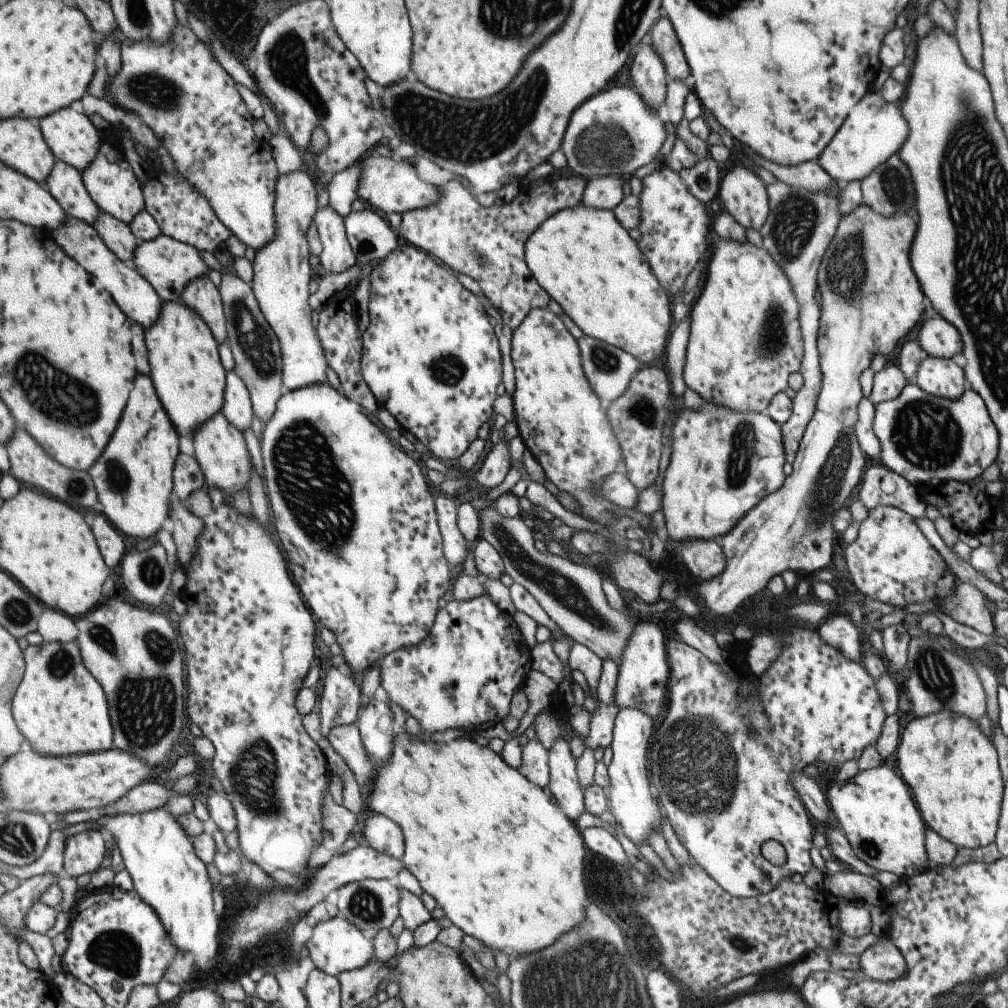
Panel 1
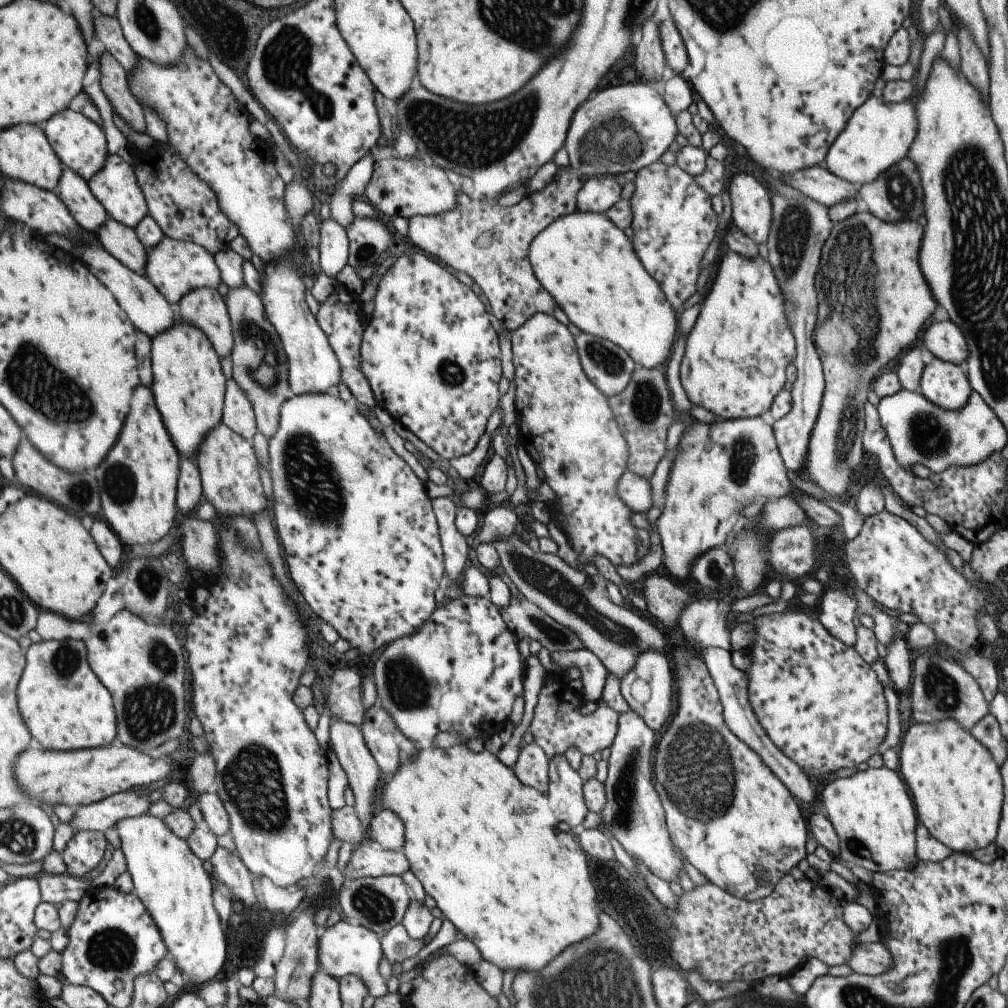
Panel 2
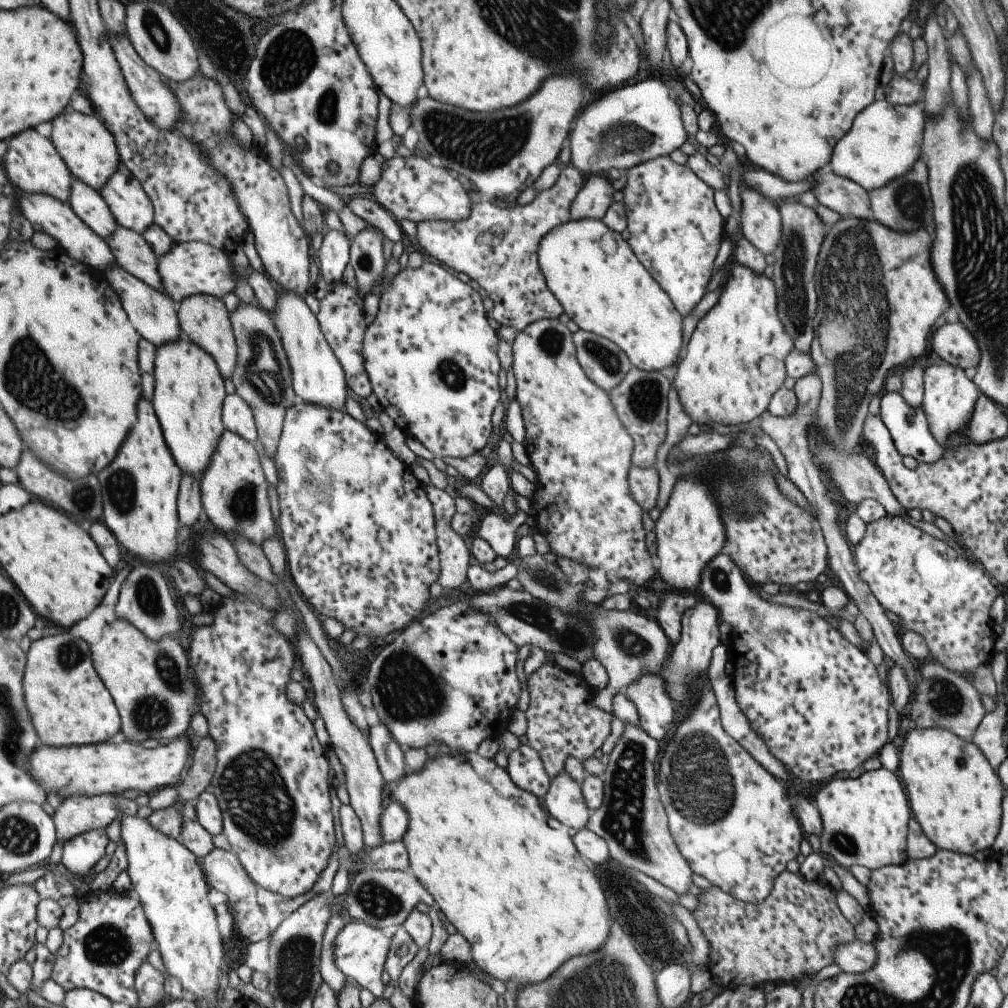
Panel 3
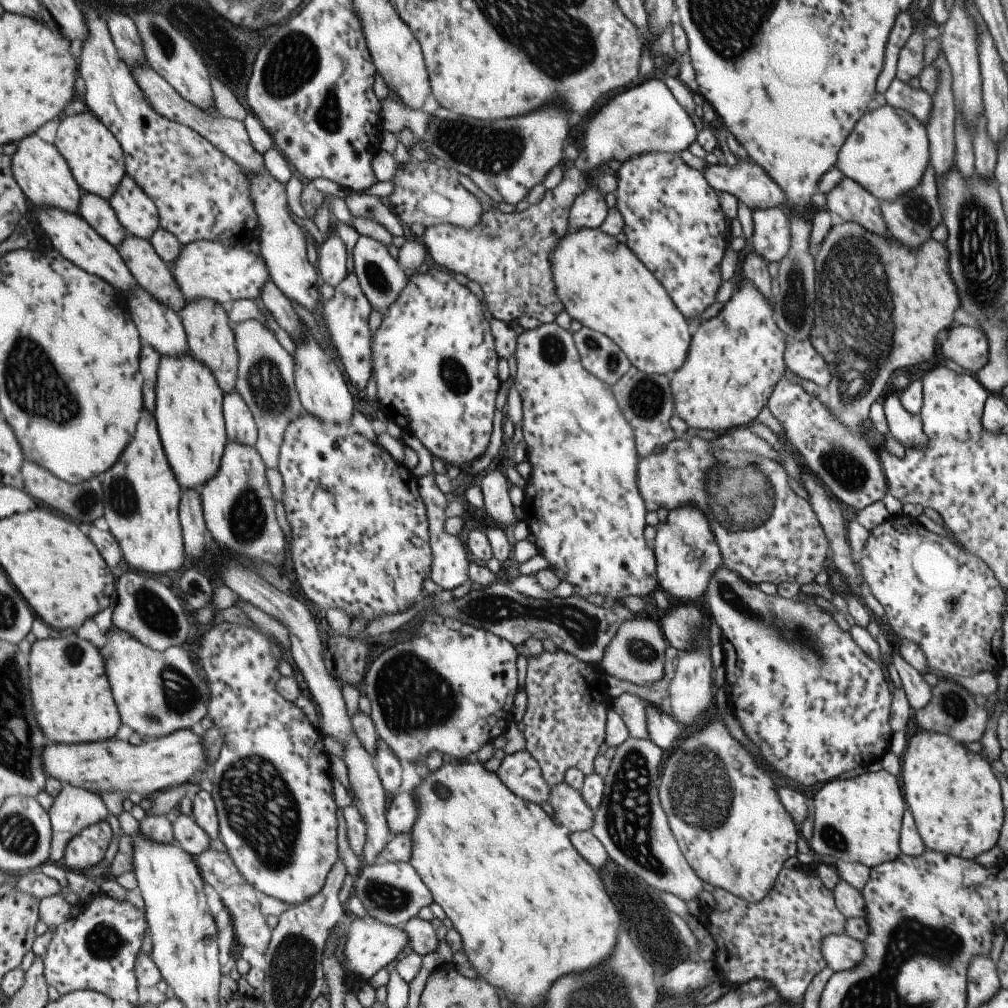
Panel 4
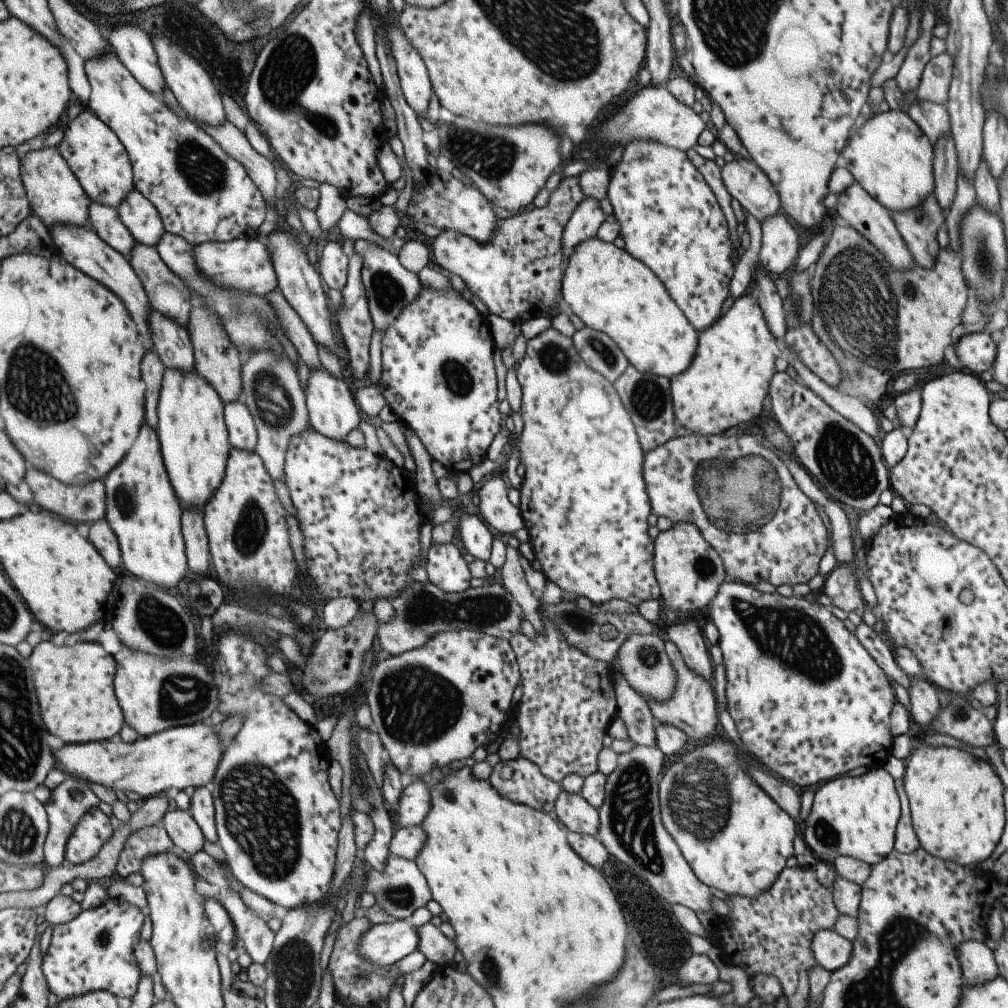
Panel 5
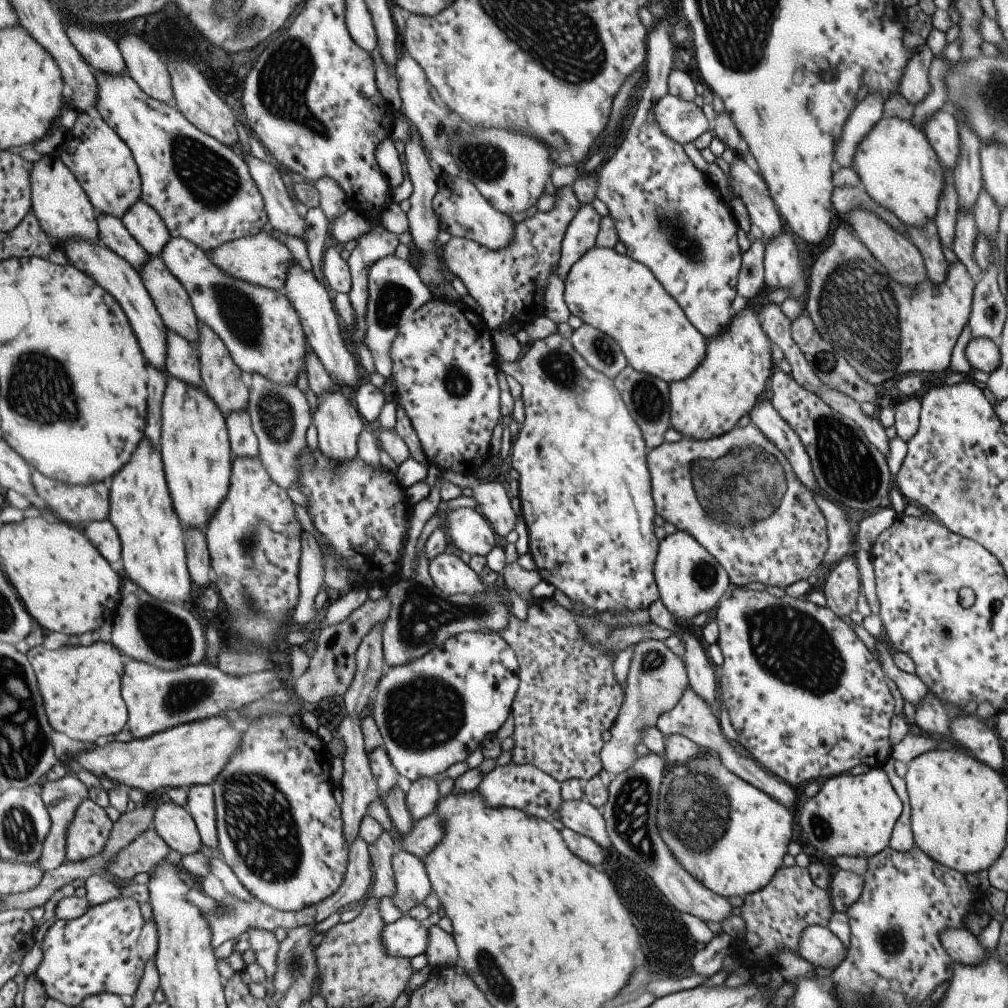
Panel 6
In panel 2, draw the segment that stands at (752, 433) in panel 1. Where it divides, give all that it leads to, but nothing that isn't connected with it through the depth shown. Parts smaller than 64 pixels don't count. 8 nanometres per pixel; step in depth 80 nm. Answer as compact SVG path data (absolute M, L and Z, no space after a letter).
M763 416L747 417L747 418L734 418L734 419L719 419L715 417L713 423L705 424L695 420L692 417L688 417L685 420L685 427L680 436L680 440L676 445L676 453L672 460L669 474L665 485L665 502L661 507L661 513L655 522L655 528L659 533L660 543L662 546L662 563L661 566L665 570L667 578L683 579L687 576L690 564L705 551L710 548L723 546L726 540L729 538L729 534L733 534L736 527L740 527L744 522L742 515L746 507L751 507L753 503L758 499L776 499L780 496L786 495L791 489L793 484L787 478L786 466L781 460L775 439L772 431L771 422L767 422Z

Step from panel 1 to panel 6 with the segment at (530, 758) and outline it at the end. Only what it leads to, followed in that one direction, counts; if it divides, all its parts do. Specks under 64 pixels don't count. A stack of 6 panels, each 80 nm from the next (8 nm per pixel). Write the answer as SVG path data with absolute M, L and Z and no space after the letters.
M529 763L495 765L483 775L478 785L480 797L491 806L513 806L545 820L549 820L557 812L561 801L560 783Z

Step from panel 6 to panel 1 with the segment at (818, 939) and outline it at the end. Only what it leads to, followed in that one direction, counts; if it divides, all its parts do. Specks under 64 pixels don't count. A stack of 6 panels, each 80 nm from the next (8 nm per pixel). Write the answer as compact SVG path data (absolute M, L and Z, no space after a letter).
M879 938L858 956L859 972L872 980L897 980L905 974L905 960L888 938Z

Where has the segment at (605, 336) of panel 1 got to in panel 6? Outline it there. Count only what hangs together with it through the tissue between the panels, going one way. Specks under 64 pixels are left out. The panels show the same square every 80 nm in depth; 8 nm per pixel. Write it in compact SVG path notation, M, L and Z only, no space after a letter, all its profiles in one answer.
M589 247L566 272L563 298L567 310L582 324L610 336L623 352L627 364L637 372L650 374L667 384L685 378L703 358L704 336L689 322L681 307L664 291L653 273L640 262L619 254L613 248Z

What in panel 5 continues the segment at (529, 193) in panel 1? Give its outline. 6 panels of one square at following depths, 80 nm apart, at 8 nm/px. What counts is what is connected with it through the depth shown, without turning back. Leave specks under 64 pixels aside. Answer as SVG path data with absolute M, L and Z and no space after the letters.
M578 177L561 178L543 207L531 206L497 221L494 233L485 242L477 242L456 230L441 229L431 240L431 259L457 274L485 304L489 314L515 324L539 316L551 320L549 309L562 305L562 232L569 215L584 197L577 180Z

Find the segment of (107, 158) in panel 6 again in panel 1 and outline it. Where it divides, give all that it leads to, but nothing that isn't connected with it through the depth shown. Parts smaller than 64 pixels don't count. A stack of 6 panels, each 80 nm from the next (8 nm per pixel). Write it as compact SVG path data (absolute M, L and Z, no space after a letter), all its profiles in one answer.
M67 107L51 114L47 118L40 120L41 131L44 132L45 139L48 140L49 147L52 148L56 158L75 166L77 170L85 172L93 166L101 152L101 134L88 116L77 112L75 108Z

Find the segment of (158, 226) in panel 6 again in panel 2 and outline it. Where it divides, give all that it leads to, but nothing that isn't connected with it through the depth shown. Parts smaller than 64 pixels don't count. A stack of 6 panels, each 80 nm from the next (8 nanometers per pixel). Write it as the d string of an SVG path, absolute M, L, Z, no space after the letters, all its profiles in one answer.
M108 154L105 166L88 183L93 194L104 204L109 216L125 223L125 226L135 229L145 217L149 216L148 199L141 188L134 164L125 162L121 156Z

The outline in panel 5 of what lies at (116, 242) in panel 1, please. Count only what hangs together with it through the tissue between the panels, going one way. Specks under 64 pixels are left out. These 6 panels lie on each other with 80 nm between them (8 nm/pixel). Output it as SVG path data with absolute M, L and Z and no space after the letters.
M135 243L130 256L127 256L127 258L140 276L152 306L165 314L166 317L175 319L177 323L188 330L193 307L191 306L191 292L189 292L189 286L187 286L184 278L181 278L165 264L164 259L161 258L159 251L155 247L143 243Z

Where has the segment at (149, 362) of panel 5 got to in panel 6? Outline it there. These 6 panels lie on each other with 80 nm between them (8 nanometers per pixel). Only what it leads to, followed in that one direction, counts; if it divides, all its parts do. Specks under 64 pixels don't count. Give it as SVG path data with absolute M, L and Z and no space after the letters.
M149 366L149 434L153 444L161 442L161 404L168 383L168 374L156 366Z

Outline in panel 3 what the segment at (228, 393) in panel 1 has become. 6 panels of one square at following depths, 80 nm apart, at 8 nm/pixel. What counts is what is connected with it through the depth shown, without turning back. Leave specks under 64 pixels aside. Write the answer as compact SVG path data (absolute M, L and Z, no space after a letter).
M235 393L228 394L224 402L224 423L227 430L240 434L246 441L255 442L256 426L245 399Z

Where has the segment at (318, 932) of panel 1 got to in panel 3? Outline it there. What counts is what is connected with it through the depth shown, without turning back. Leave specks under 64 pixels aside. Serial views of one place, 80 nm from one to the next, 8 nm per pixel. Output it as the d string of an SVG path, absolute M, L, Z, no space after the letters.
M359 921L341 924L334 929L334 932L336 937L332 942L332 957L335 968L342 972L347 980L351 980L359 987L369 990L375 999L379 998L383 994L384 988L379 976L384 969L384 958L388 952L390 935L385 936L385 932Z

